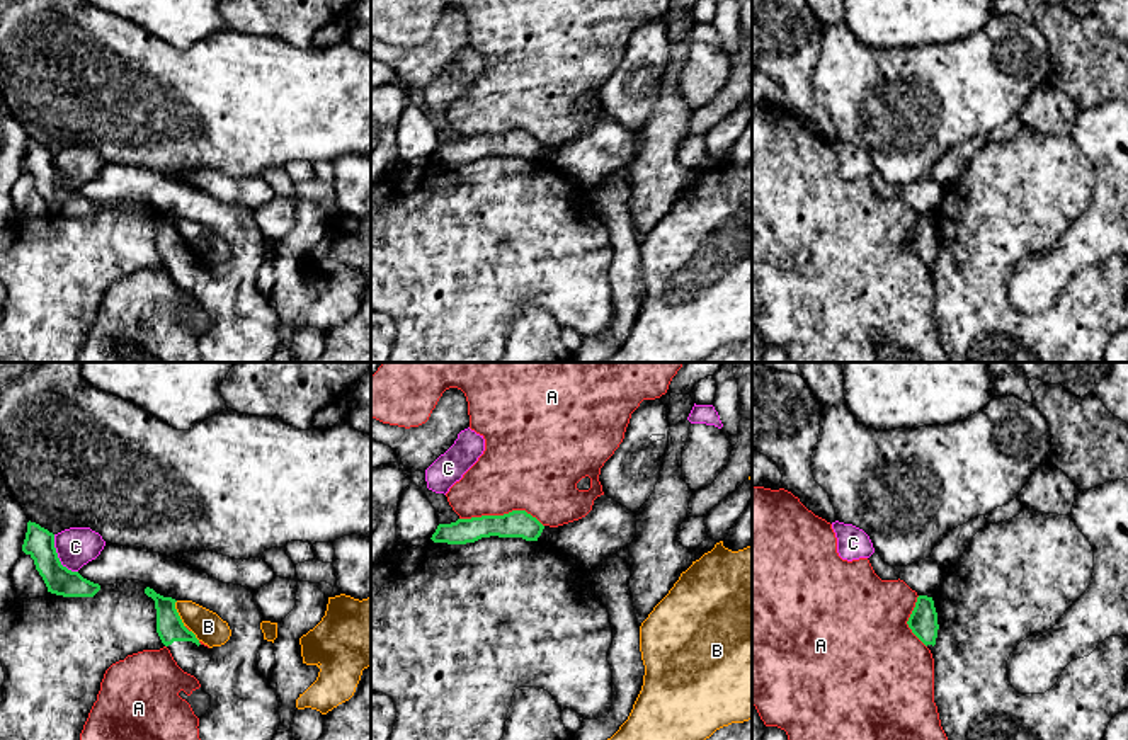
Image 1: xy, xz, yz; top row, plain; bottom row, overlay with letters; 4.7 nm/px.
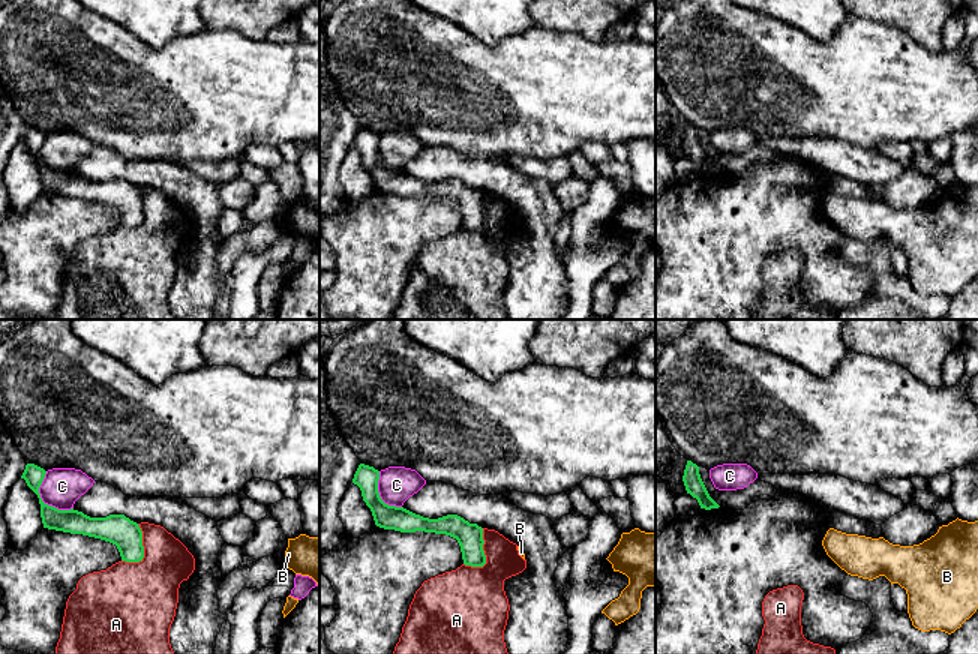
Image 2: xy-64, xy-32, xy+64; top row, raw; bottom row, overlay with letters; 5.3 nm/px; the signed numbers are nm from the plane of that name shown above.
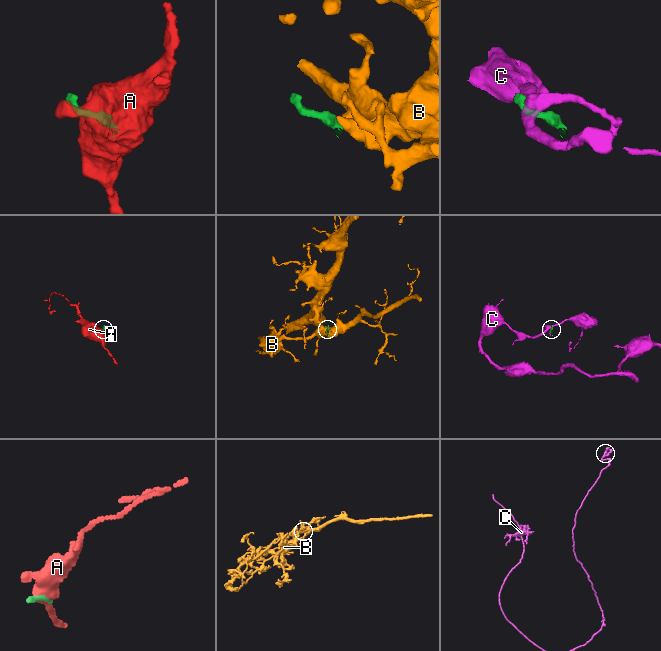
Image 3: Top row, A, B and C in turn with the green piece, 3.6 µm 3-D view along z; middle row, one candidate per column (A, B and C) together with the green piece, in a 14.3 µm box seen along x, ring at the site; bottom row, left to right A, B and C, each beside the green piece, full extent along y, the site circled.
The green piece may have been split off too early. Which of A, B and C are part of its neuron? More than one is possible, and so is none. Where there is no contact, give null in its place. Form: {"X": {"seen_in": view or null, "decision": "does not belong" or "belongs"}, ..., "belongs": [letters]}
{"A": {"seen_in": "xz", "decision": "does not belong"}, "B": {"seen_in": "xy", "decision": "does not belong"}, "C": {"seen_in": "xy", "decision": "does not belong"}, "belongs": []}

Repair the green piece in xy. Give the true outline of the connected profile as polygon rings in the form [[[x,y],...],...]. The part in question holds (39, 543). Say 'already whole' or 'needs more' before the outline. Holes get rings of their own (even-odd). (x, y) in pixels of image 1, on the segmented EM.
needs more; [[[0,471],[0,614],[7,612],[17,599],[10,573],[22,555],[34,560],[48,592],[63,597],[94,597],[102,585],[140,580],[146,583],[145,594],[155,601],[157,633],[170,650],[177,665],[194,675],[202,691],[211,696],[211,708],[199,718],[201,740],[272,740],[279,730],[279,701],[269,680],[257,669],[257,653],[264,643],[260,623],[264,616],[254,602],[254,594],[233,583],[223,583],[208,573],[179,560],[134,546],[105,544],[100,555],[71,572],[61,565],[54,534],[31,522],[19,502],[14,500]],[[177,601],[192,601],[228,623],[230,640],[221,646],[208,648],[189,631],[177,609]]]

